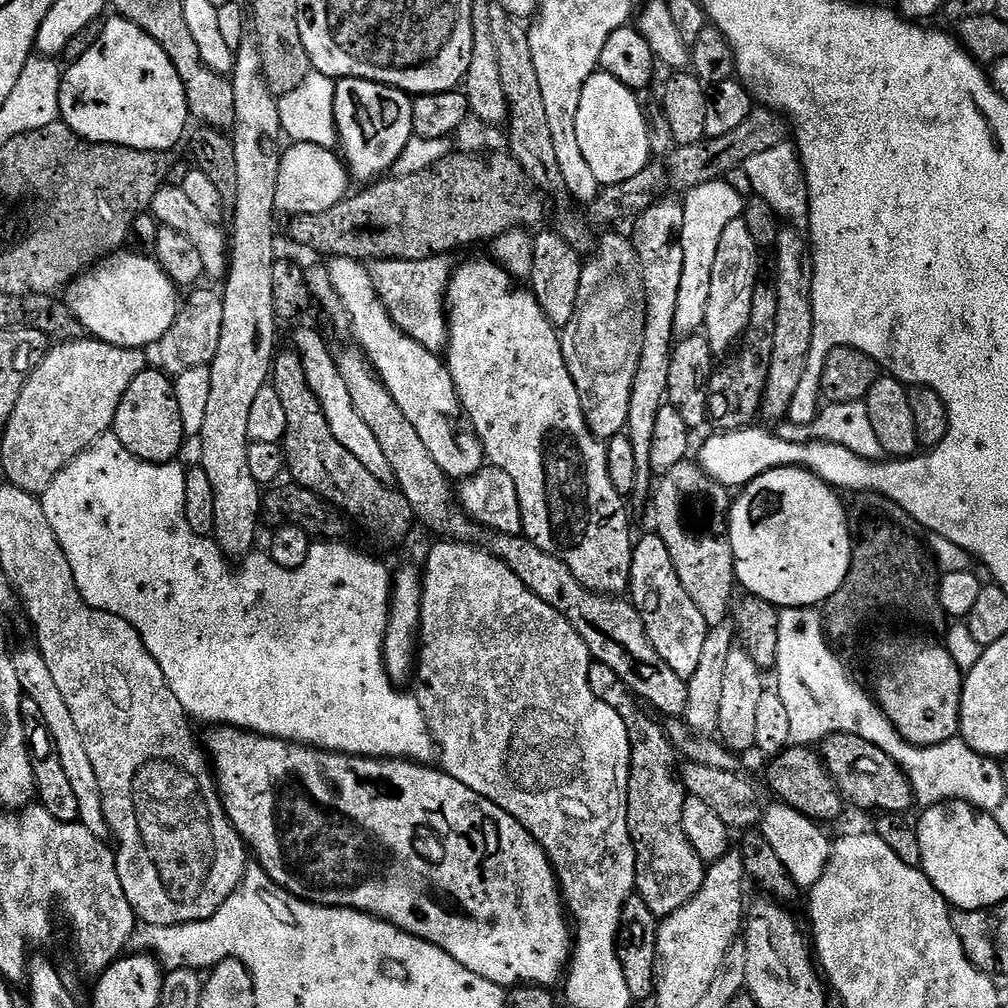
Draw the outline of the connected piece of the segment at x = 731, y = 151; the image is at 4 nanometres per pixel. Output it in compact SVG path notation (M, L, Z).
M756 106L746 118L746 122L742 122L742 126L734 126L730 134L705 138L693 144L679 145L667 157L669 186L677 188L672 189L677 193L686 194L691 188L697 188L711 180L719 180L727 177L730 172L743 169L746 158L754 158L754 154L762 154L771 148L781 147L780 139L784 136L783 123L785 124L785 121L771 108Z

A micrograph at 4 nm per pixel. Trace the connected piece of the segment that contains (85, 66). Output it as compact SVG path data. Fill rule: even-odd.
M113 15L113 20L105 19L103 21L100 36L86 50L86 54L82 54L82 58L71 61L63 69L62 79L60 81L60 120L68 125L68 129L76 136L80 136L84 140L88 140L92 144L117 144L123 148L133 148L134 150L142 150L143 152L154 152L157 154L165 154L184 136L184 127L190 124L188 115L188 103L185 100L185 94L181 86L180 80L177 78L176 72L173 70L172 63L166 58L164 51L152 38L150 38L138 26L134 26L129 20L124 20L120 15Z

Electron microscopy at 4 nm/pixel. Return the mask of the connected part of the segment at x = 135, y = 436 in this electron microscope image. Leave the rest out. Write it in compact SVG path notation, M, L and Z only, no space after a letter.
M159 370L139 372L118 402L111 431L121 447L137 460L144 460L148 464L171 465L180 447L186 443L173 381Z

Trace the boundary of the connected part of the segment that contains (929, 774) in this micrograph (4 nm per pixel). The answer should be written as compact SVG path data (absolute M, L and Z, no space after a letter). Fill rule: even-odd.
M947 740L932 748L918 748L909 753L906 777L912 785L917 805L931 806L949 800L963 800L981 812L999 813L1006 799L1001 767L991 759L979 756L965 740Z

